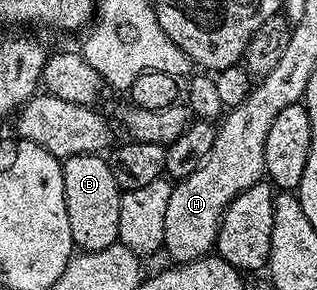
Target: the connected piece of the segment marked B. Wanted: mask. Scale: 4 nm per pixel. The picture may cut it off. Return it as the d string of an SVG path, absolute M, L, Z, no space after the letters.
M95 153L74 155L63 158L64 170L62 171L62 187L66 195L66 215L70 215L70 235L72 244L79 252L93 253L106 251L106 247L117 244L120 239L118 231L118 215L120 214L120 198L122 190L114 179L114 171L109 167L103 156Z

